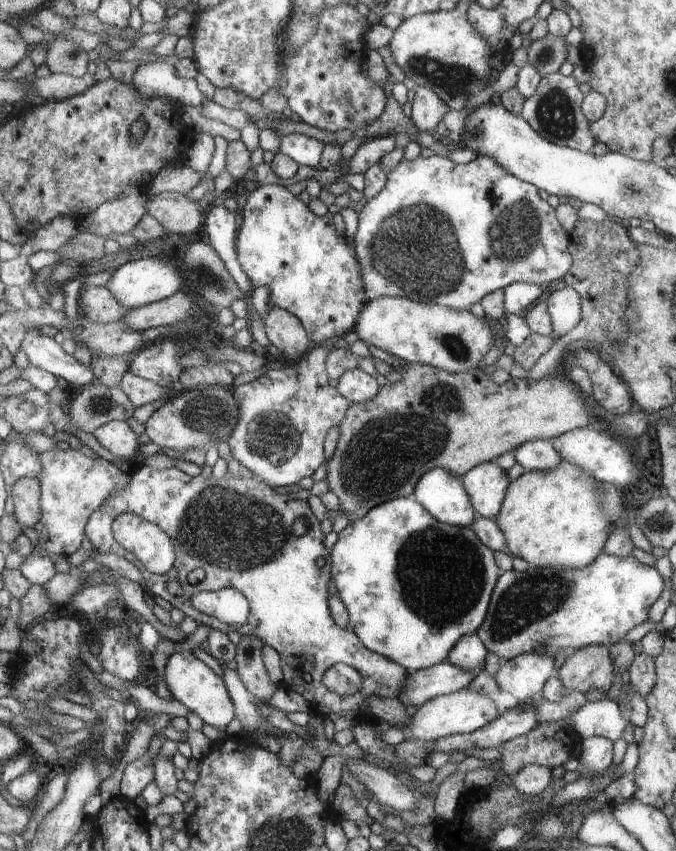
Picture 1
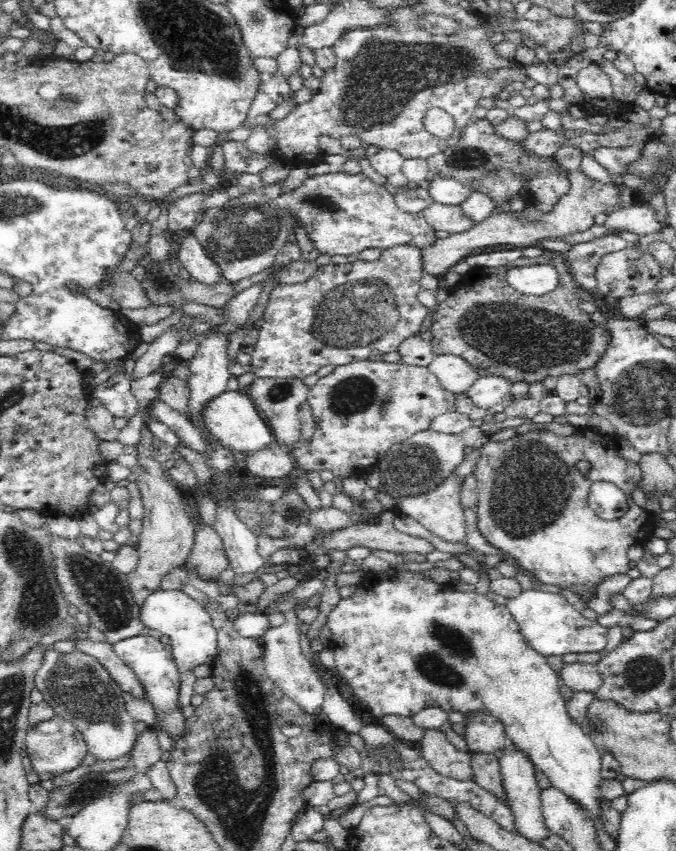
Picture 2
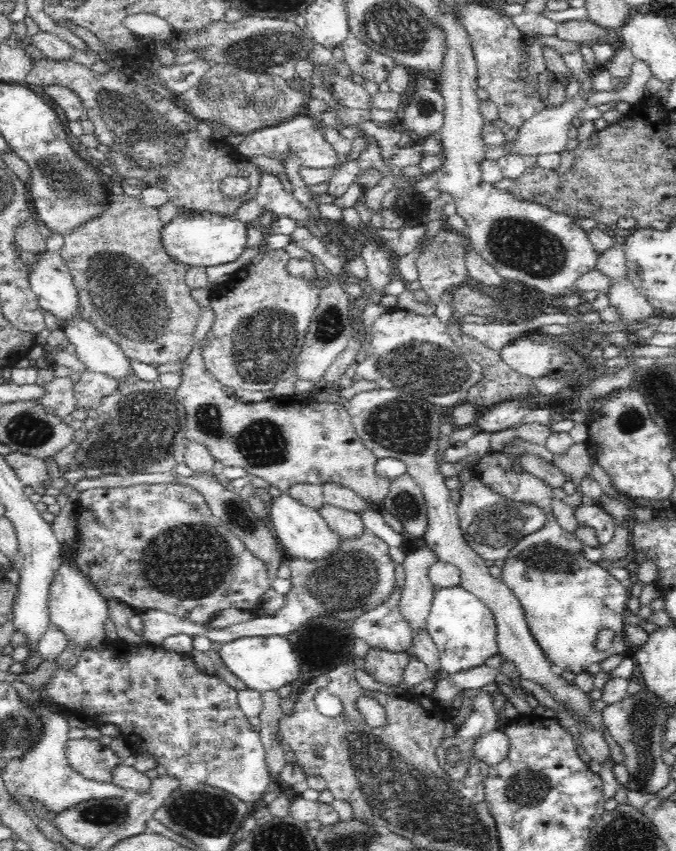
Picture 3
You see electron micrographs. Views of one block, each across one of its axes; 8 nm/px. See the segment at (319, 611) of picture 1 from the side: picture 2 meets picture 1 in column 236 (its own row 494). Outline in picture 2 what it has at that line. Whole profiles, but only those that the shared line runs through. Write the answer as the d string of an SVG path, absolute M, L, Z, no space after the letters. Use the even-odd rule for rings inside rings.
M580 428L570 436L557 436L546 430L531 429L521 435L514 435L501 441L485 442L481 448L481 456L473 469L477 482L477 526L481 534L492 546L512 554L512 558L524 560L520 562L524 569L530 570L543 584L560 586L575 592L588 602L596 593L594 586L606 577L615 574L626 574L630 568L628 548L642 545L653 536L656 523L653 516L638 507L632 498L637 482L642 478L640 465L635 461L618 455L621 449L610 444L610 438L590 428ZM580 460L588 460L590 470L583 474L576 464ZM601 480L611 482L627 494L629 510L618 520L603 520L596 517L590 509L589 491L591 484Z

